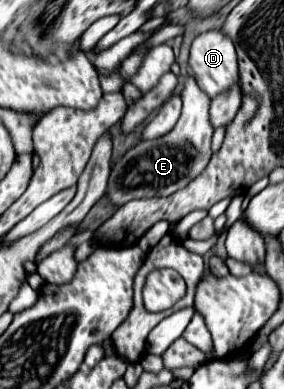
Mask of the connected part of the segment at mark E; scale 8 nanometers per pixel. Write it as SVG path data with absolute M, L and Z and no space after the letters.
M192 73L184 81L182 101L184 101L182 115L170 133L134 145L112 165L106 197L112 199L114 205L124 205L132 199L148 199L154 195L168 197L170 193L184 189L192 179L196 179L206 169L212 157L212 133L214 133L208 111L210 97L198 87Z

